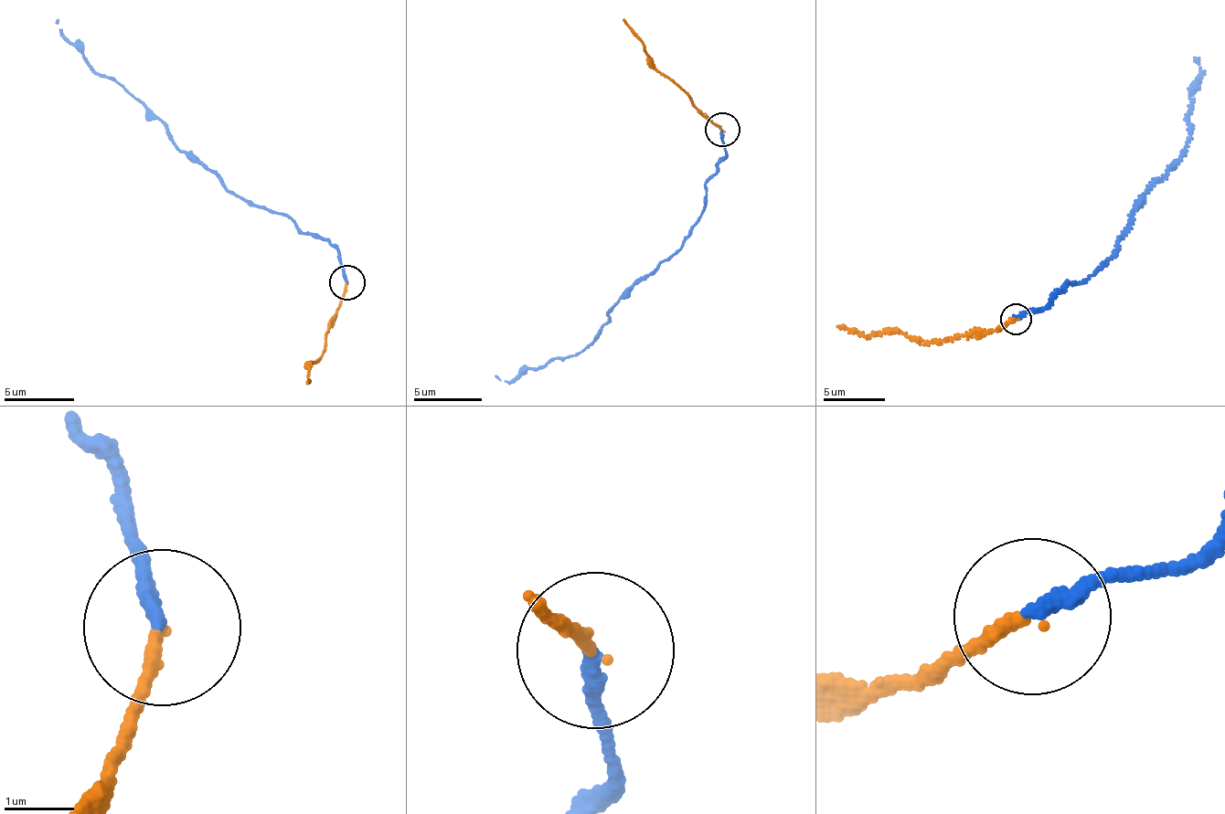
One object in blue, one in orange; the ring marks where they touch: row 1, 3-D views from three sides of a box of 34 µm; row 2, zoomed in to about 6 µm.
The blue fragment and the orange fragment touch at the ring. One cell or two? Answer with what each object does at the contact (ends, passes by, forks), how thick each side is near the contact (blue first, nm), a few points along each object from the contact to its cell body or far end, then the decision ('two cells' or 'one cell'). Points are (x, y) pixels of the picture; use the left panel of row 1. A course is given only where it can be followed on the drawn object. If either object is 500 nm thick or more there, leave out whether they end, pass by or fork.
blue ends; orange ends; calibres 200 and 180 nm; course blue (348, 283), (337, 251), (284, 214), (248, 205), (86, 61), (56, 20); course orange (346, 284), (321, 356), (309, 364), (310, 383), (308, 383); one cell

